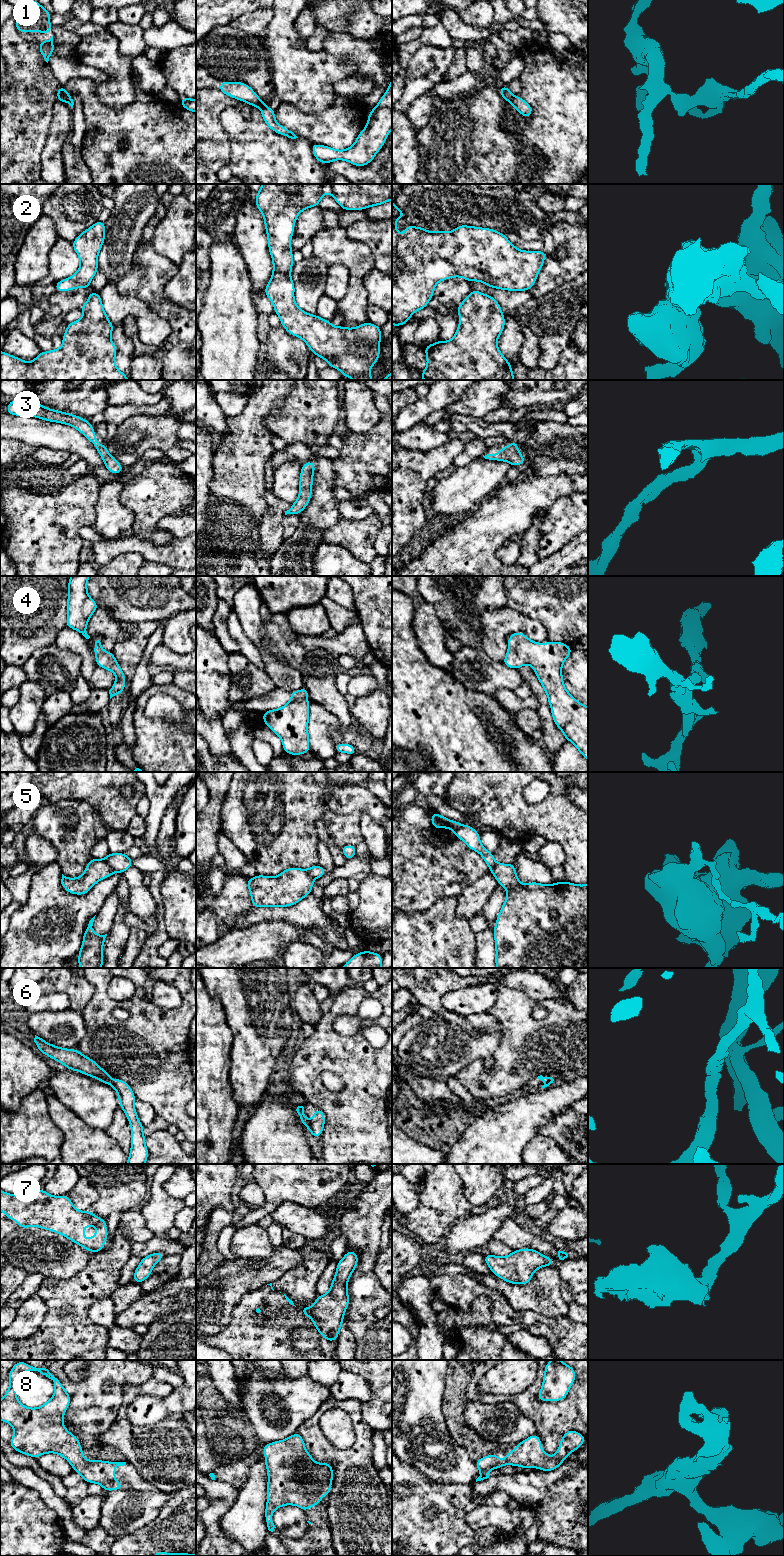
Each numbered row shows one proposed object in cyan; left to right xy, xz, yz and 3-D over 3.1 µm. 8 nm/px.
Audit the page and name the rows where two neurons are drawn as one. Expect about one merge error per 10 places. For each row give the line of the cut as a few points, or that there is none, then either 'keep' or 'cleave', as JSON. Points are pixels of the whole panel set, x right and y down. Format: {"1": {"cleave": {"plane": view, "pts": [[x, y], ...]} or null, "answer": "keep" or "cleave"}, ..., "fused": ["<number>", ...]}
{"1": {"cleave": {"plane": "yz", "pts": [[513, 96], [510, 101]]}, "answer": "cleave"}, "2": {"cleave": null, "answer": "keep"}, "3": {"cleave": null, "answer": "keep"}, "4": {"cleave": null, "answer": "keep"}, "5": {"cleave": {"plane": "xy", "pts": [[105, 858], [115, 871]]}, "answer": "cleave"}, "6": {"cleave": null, "answer": "keep"}, "7": {"cleave": null, "answer": "keep"}, "8": {"cleave": null, "answer": "keep"}, "fused": ["1", "5"]}

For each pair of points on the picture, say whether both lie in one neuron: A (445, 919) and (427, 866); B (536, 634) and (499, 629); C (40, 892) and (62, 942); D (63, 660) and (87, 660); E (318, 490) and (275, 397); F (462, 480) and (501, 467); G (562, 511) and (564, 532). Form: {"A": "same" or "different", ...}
{"A": "different", "B": "same", "C": "same", "D": "different", "E": "different", "F": "same", "G": "same"}

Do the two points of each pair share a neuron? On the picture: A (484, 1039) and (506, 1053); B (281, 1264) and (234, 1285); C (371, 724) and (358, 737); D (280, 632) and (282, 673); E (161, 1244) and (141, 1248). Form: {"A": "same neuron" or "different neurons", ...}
{"A": "different neurons", "B": "same neuron", "C": "different neurons", "D": "different neurons", "E": "same neuron"}

